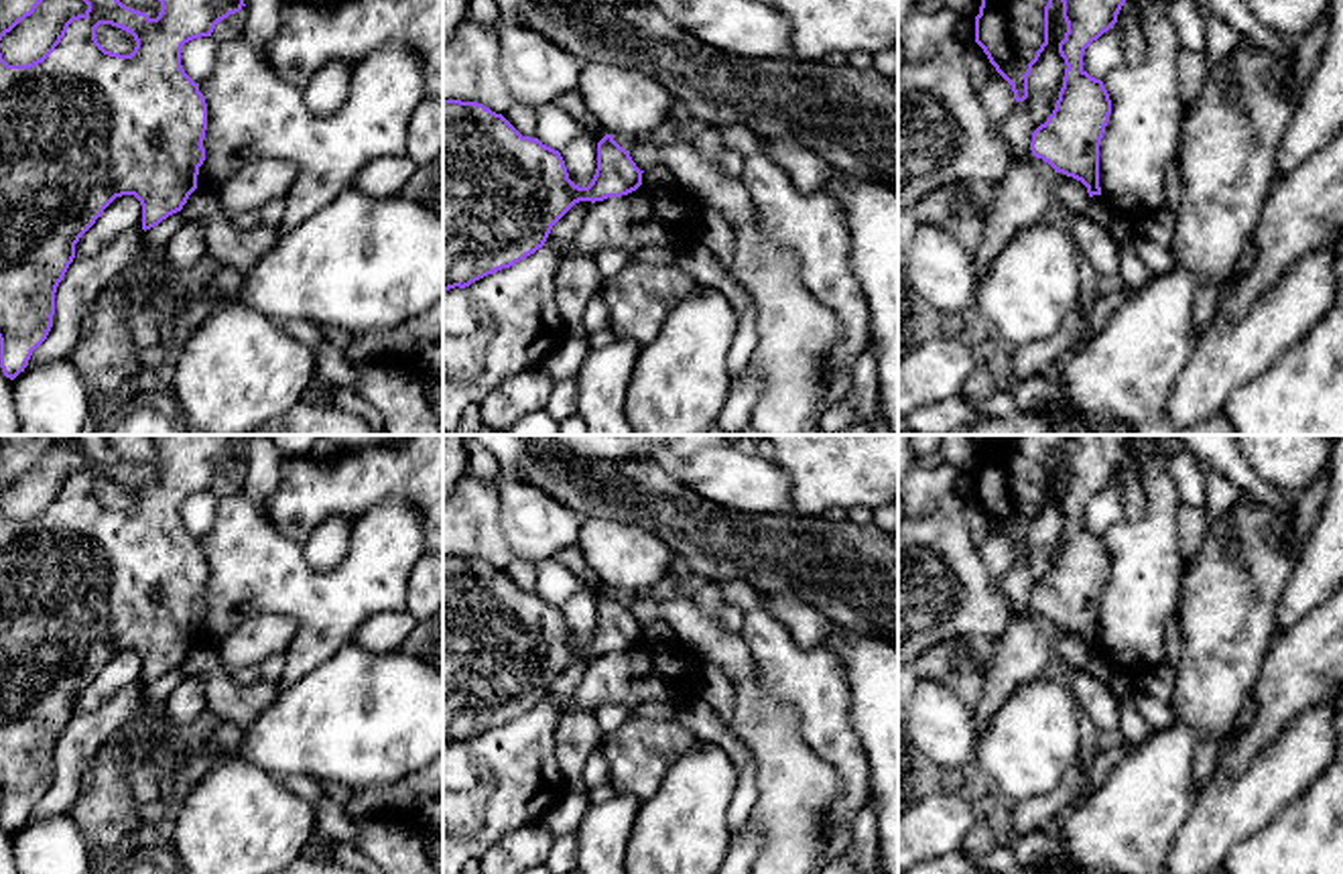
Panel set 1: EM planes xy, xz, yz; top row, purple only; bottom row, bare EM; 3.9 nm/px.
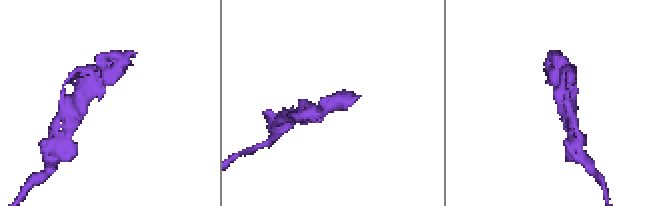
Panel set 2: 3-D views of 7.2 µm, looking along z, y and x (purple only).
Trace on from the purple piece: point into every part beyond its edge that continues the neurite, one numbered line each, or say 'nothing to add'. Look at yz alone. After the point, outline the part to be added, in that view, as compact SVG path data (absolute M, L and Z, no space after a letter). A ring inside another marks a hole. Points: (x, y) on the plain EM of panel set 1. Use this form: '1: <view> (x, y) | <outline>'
nothing to add

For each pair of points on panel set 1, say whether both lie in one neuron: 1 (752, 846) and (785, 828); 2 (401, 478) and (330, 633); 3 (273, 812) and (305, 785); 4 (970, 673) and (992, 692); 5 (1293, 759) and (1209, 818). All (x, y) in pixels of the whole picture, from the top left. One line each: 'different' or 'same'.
1: different
2: different
3: different
4: different
5: same

